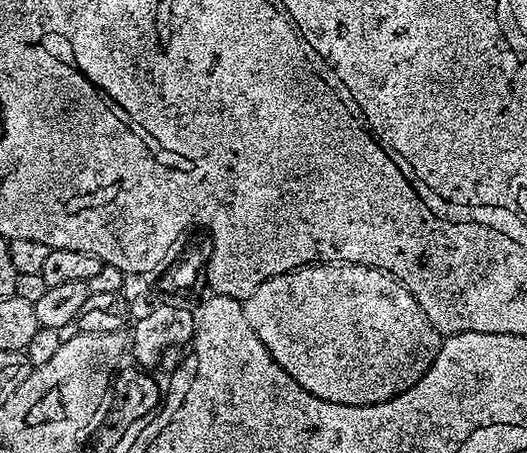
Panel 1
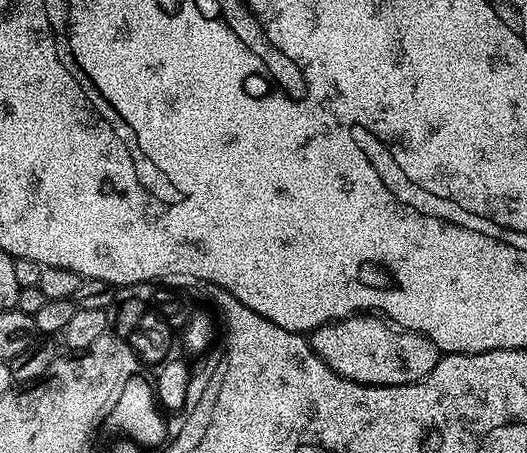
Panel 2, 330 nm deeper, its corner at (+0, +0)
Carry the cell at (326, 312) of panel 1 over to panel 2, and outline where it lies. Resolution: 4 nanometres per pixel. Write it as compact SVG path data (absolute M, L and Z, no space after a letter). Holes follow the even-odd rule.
M357 314L347 316L345 320L335 320L311 333L310 343L312 349L326 362L326 366L330 366L330 370L334 370L342 378L350 378L354 382L370 386L406 386L418 382L426 378L430 370L434 370L442 355L434 342L422 333L401 330L376 314Z

